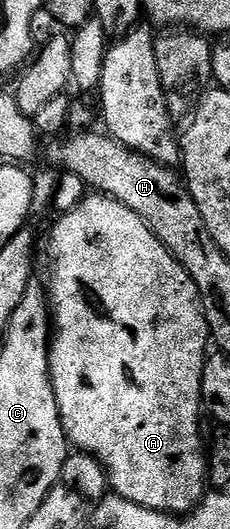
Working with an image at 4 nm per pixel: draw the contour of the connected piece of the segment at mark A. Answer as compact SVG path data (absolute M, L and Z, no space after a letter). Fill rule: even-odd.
M93 192L85 196L79 205L56 219L56 226L48 237L46 296L50 302L50 321L54 326L50 333L48 374L52 376L64 436L79 452L89 453L103 465L104 472L108 474L111 492L115 496L124 497L127 501L134 501L148 509L191 510L206 496L206 453L202 448L202 437L200 441L200 388L206 354L210 349L208 324L194 283L188 278L187 271L168 253L168 248L152 234L148 224L138 219L138 215L130 211L130 207L118 203L118 199L107 197L105 193Z

